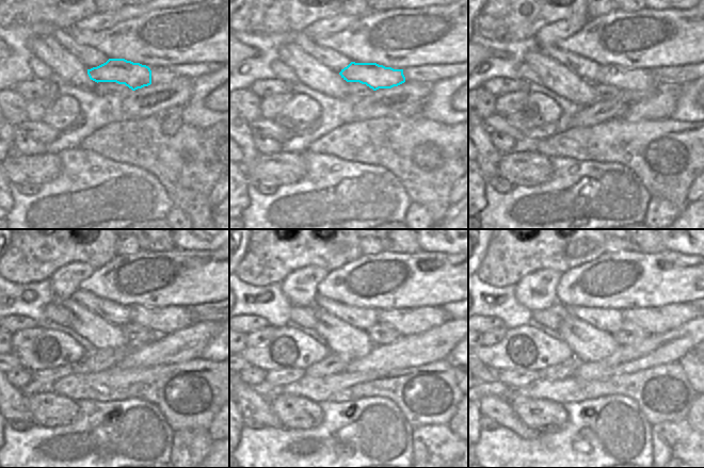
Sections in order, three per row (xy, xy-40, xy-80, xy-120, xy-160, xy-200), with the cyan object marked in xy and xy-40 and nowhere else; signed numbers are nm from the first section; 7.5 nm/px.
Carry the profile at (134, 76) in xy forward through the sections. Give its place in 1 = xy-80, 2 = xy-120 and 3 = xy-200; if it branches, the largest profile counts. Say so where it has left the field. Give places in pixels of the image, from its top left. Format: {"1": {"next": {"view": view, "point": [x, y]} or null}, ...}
{"1": {"next": {"view": "xy-80", "point": [624, 79]}}, "2": {"next": {"view": "xy-120", "point": [163, 321]}}, "3": {"next": {"view": "xy-200", "point": [660, 320]}}}

